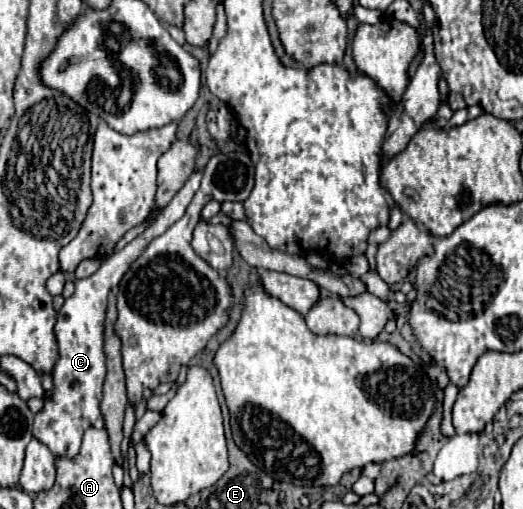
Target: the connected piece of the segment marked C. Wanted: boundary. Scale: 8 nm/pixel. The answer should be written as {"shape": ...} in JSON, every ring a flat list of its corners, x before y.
{"shape":[[195,171,187,183,179,189,179,193,171,199,171,203,163,209,163,213,131,243,127,243,119,253,111,255,107,261,101,263,101,267,85,279,75,281,75,293,65,299,63,307,57,313,55,323,55,339,59,347,59,359,51,371,53,377,53,389,43,393,43,409,35,413,35,425,33,435,45,443,51,453,55,455,67,455,75,457,81,447,81,439,87,427,95,423,95,419,101,415,99,403,101,403,101,387,105,379,105,357,103,357,103,321,107,311,107,293,115,283,121,281,125,271,131,267,131,263,143,253,143,249,159,235,163,235,175,221,179,221,193,199,195,191,201,183,201,173]]}

